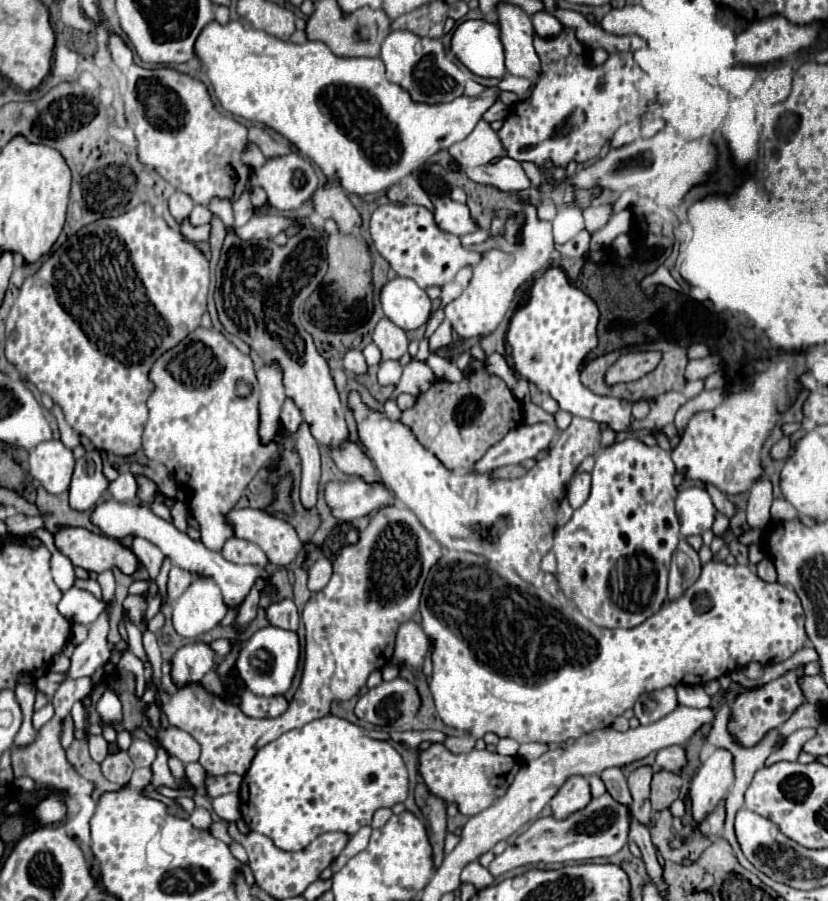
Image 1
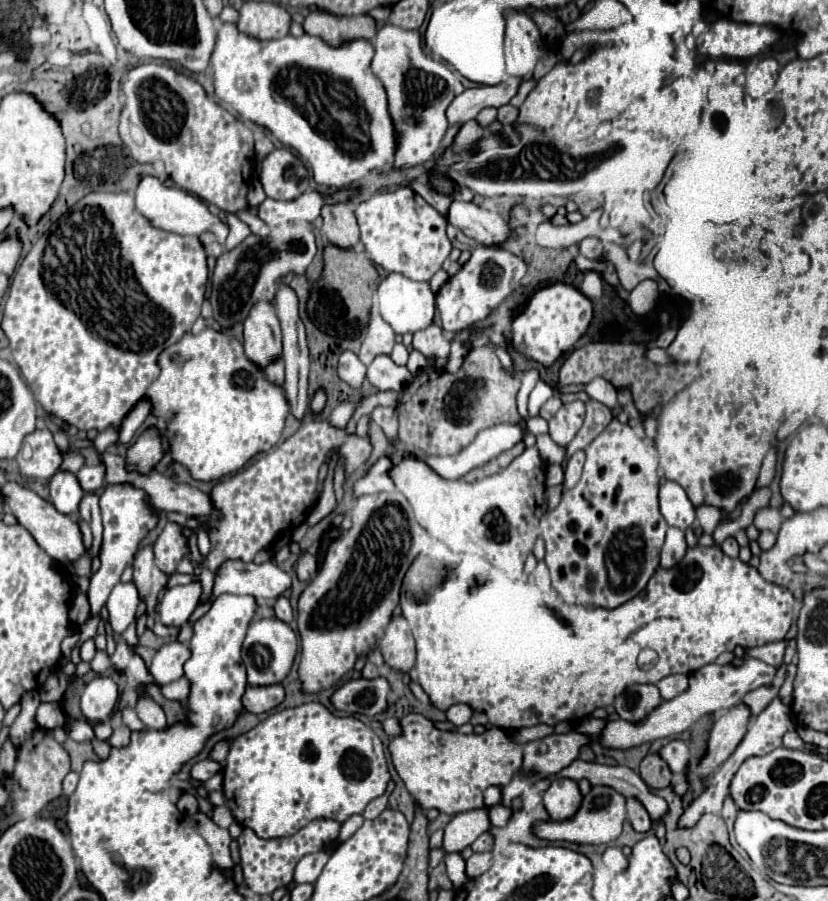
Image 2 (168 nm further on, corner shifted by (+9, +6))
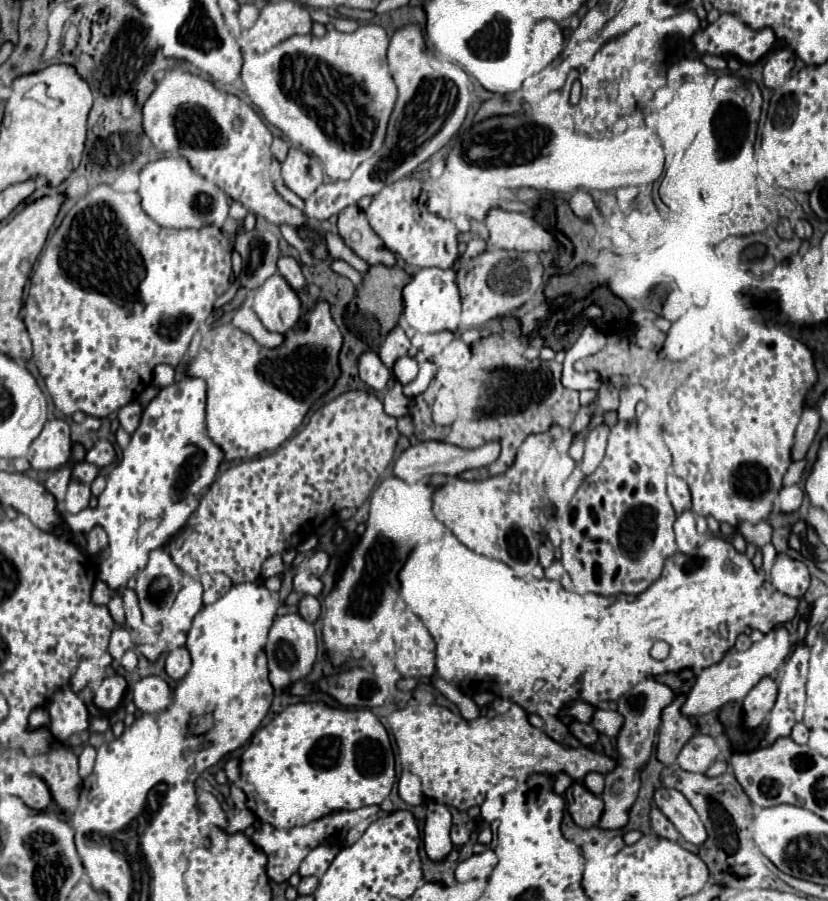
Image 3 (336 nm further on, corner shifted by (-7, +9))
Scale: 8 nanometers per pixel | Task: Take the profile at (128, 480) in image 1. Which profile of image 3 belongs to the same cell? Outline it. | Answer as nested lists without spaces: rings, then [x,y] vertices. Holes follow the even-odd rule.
[[[78,463],[76,467],[74,467],[74,471],[72,471],[72,477],[74,479],[78,479],[78,481],[82,481],[82,483],[86,483],[86,485],[92,485],[94,483],[94,479],[98,477],[98,473],[100,473],[100,469],[96,467],[96,465],[92,465],[92,463]]]

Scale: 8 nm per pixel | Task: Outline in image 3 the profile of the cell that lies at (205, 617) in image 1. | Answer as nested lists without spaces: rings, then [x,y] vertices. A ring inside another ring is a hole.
[[[188,581],[178,593],[170,613],[168,627],[172,631],[188,631],[192,627],[192,617],[202,609],[202,585],[198,581]]]

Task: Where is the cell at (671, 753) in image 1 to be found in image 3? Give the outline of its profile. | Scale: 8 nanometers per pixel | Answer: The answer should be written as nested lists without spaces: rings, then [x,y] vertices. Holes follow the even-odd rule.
[[[696,733],[682,749],[678,755],[678,765],[684,771],[694,771],[694,773],[704,773],[712,761],[718,757],[718,747],[712,737]]]

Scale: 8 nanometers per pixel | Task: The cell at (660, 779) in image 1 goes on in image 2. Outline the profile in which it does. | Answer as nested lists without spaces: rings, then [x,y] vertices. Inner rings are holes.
[[[660,754],[644,756],[644,760],[640,762],[640,776],[650,788],[666,788],[672,780],[672,772],[660,758]]]

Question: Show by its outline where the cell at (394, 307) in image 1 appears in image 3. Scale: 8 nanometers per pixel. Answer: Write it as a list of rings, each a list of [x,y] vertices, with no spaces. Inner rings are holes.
[[[420,269],[402,289],[402,301],[404,321],[420,331],[420,333],[436,333],[436,331],[456,331],[460,325],[460,295],[456,287],[456,273],[452,269]]]

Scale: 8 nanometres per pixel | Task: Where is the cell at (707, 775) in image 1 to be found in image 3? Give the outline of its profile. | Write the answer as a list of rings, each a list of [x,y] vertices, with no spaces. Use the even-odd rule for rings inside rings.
[[[764,677],[742,701],[742,709],[744,709],[744,729],[746,731],[754,731],[758,729],[766,715],[770,713],[774,701],[776,701],[776,693],[778,693],[778,685],[772,677]]]

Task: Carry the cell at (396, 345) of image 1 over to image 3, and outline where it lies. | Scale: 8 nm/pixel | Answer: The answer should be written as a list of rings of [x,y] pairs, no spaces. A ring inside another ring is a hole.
[[[396,325],[384,339],[382,347],[380,347],[380,359],[382,363],[390,369],[394,365],[394,361],[402,355],[406,355],[410,349],[410,339],[406,337],[404,329],[400,325]]]

